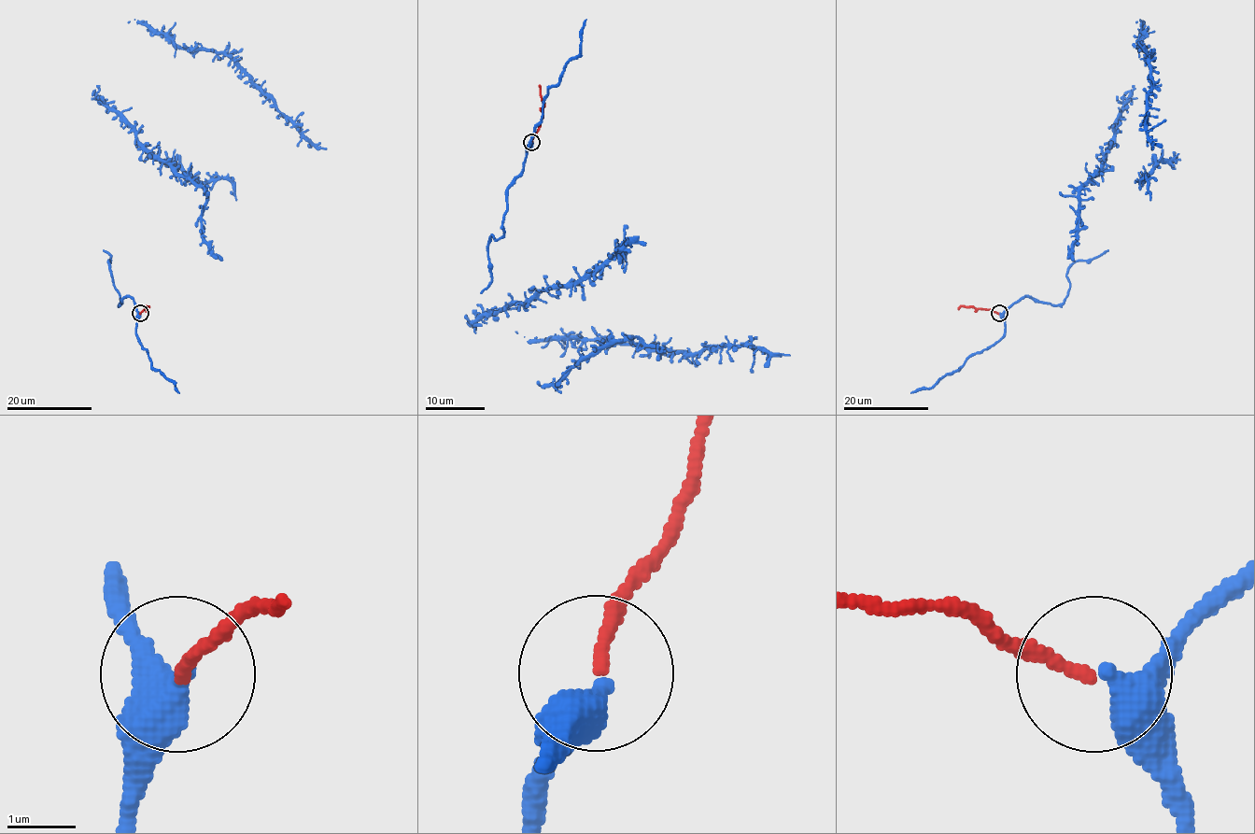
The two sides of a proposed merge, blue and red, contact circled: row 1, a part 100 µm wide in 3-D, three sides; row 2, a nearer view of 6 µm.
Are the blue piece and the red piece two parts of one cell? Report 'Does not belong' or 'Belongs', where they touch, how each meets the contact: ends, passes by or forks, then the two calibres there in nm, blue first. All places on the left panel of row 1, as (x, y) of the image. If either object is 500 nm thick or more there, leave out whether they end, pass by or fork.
Belongs. Place: (140, 313). At the ring blue passes by. At the ring red ends. Thickness 360 nm (blue) against 180 nm

